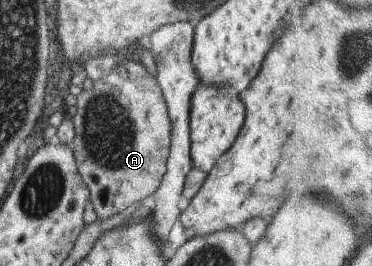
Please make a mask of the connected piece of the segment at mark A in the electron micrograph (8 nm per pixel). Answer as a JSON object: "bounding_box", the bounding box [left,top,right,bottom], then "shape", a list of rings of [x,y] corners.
{"bounding_box":[68,61,171,219],"shape":[[[125,61],[123,65],[117,64],[116,68],[109,73],[103,74],[96,81],[93,82],[93,86],[89,90],[83,90],[81,93],[76,95],[76,103],[68,111],[71,113],[72,124],[74,127],[74,138],[72,141],[72,154],[74,155],[77,171],[79,172],[82,182],[87,186],[89,192],[89,203],[94,211],[97,213],[99,219],[105,219],[117,211],[125,211],[128,213],[129,210],[135,208],[141,202],[148,202],[151,198],[152,193],[159,187],[160,181],[162,180],[163,174],[166,170],[166,159],[170,148],[171,139],[171,128],[166,103],[161,93],[160,87],[156,82],[155,77],[151,77],[149,73],[137,65],[137,63],[131,63],[131,61]]]}

